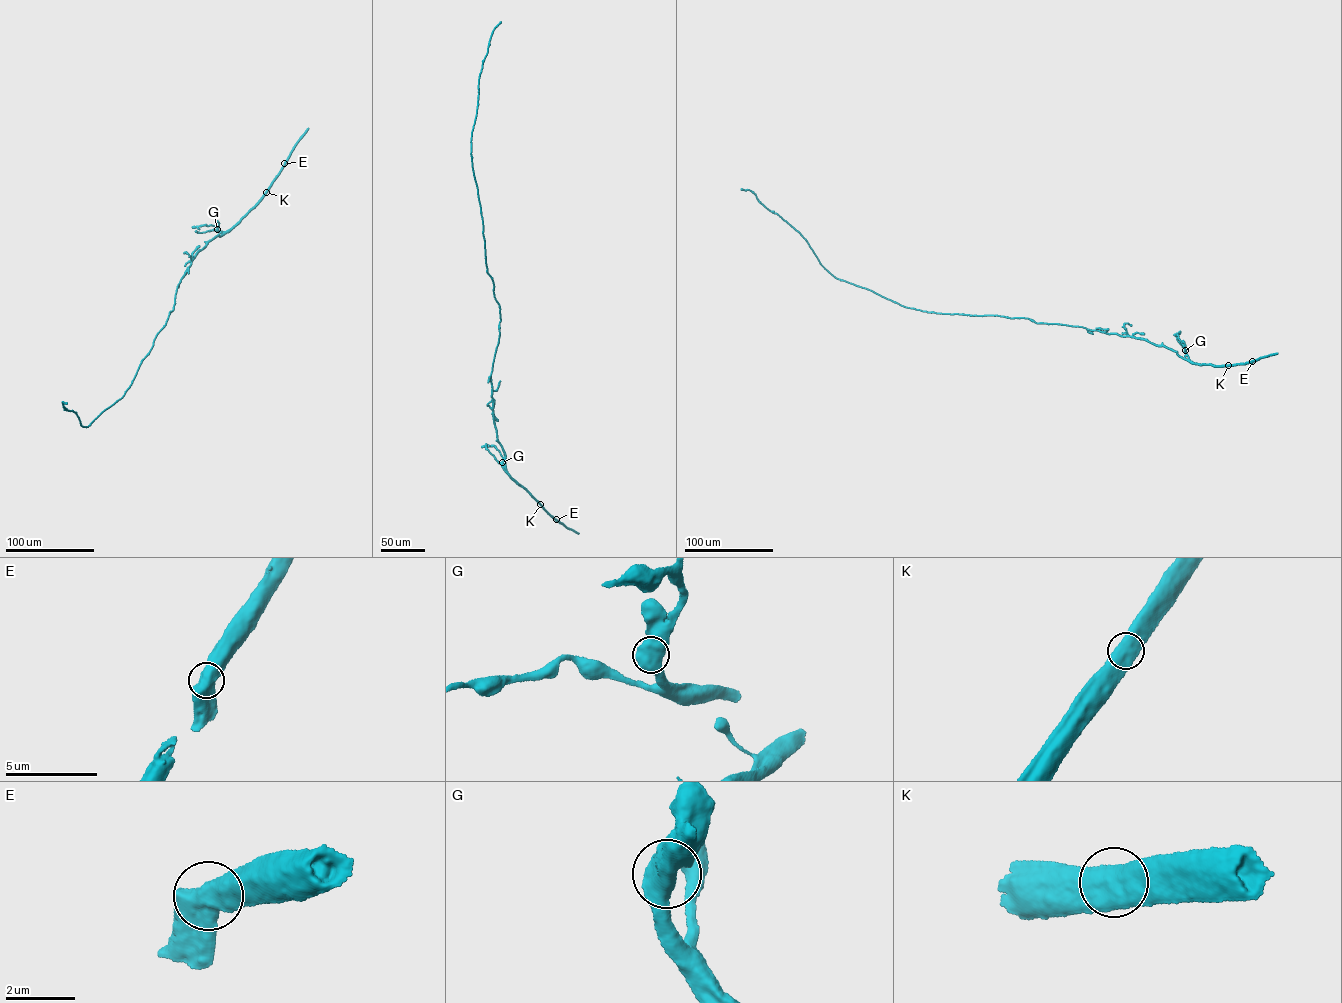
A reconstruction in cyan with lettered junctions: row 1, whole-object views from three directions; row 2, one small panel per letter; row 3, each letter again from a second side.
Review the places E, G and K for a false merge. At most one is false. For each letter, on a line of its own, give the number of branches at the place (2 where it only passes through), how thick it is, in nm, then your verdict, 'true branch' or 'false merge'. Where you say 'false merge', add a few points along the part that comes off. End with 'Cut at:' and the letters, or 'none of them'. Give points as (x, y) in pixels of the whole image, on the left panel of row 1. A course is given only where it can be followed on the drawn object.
E: 2 | 700 nm | true branch
G: 2 | 700 nm | true branch
K: 2 | 650 nm | true branch
Cut at: none of them

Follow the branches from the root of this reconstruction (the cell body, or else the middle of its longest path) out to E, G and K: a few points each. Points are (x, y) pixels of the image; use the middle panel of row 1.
E: (500, 309), (498, 343), (490, 377), (497, 440), (505, 454), (509, 476), (556, 520)
G: (500, 309), (498, 343), (490, 378), (494, 423), (505, 454), (506, 472), (502, 462)
K: (500, 309), (498, 343), (490, 377), (497, 440), (505, 454), (507, 473), (540, 504)

